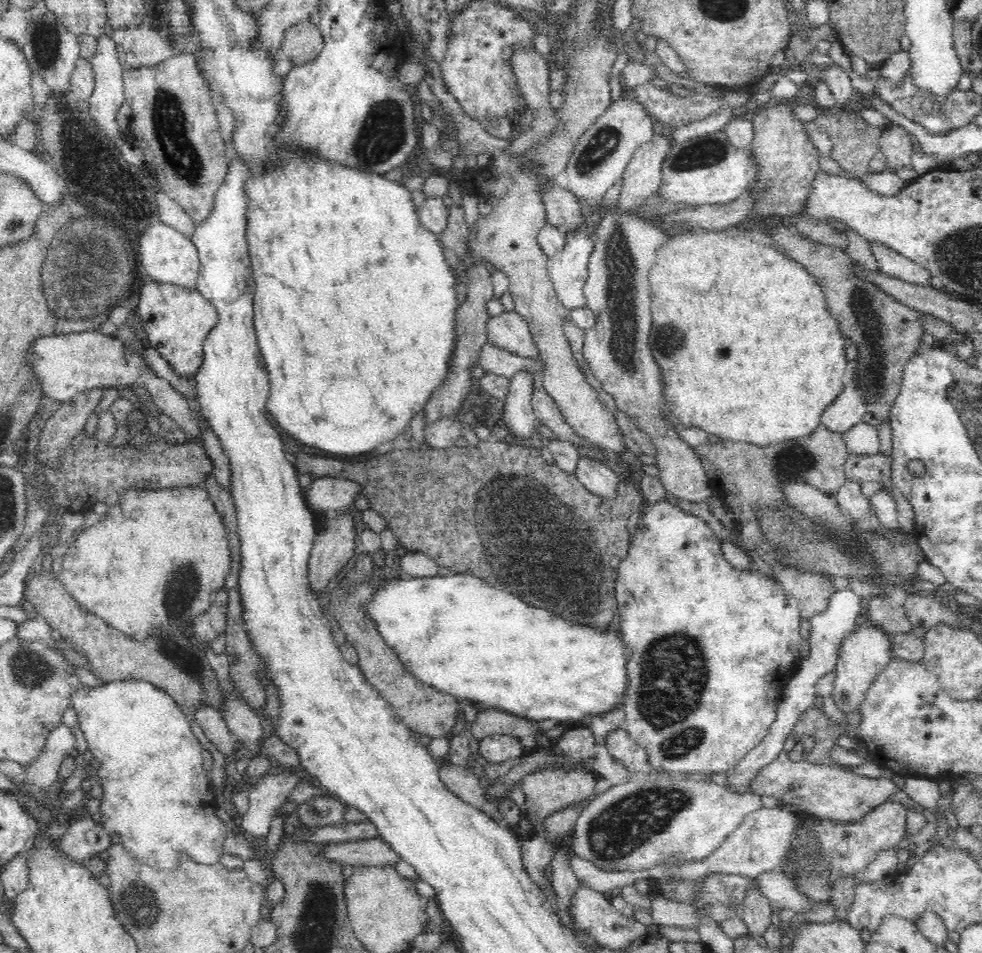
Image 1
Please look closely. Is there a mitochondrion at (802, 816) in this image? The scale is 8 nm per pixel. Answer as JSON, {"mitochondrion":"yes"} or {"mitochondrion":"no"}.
{"mitochondrion":"no"}

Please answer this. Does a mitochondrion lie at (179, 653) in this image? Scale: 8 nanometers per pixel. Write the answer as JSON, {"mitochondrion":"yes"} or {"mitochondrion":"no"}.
{"mitochondrion":"yes"}

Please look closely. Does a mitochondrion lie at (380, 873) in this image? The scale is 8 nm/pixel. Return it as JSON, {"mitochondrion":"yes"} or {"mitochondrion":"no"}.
{"mitochondrion":"no"}

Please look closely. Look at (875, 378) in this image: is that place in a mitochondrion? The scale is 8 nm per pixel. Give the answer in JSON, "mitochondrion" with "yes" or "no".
{"mitochondrion":"yes"}

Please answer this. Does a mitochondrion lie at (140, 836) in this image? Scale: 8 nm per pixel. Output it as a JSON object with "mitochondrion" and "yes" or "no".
{"mitochondrion":"no"}

